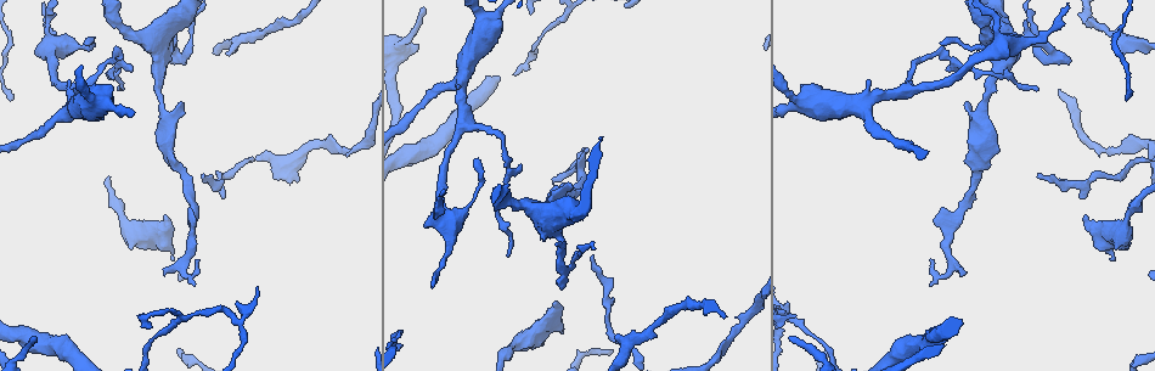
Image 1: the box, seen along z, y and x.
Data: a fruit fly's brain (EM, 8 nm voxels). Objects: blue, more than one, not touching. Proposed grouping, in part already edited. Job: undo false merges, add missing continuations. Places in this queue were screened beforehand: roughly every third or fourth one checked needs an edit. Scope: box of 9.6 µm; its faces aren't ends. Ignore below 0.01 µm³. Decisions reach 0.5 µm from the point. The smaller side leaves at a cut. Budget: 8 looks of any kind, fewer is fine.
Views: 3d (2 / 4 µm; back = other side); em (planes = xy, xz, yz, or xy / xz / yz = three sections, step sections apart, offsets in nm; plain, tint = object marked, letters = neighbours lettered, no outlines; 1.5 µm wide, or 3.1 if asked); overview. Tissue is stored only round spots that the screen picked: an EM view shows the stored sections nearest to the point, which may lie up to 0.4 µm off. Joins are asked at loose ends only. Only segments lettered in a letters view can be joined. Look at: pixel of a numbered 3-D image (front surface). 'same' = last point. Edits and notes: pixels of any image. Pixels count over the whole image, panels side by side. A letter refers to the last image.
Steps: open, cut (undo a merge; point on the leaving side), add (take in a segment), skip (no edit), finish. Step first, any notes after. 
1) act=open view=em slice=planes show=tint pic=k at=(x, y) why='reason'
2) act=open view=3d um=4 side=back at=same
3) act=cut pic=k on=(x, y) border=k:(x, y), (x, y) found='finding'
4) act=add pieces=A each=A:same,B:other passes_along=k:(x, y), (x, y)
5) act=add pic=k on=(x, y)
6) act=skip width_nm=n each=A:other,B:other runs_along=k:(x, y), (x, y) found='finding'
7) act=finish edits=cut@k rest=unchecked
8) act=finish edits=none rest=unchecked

act=open view=em slice=planes show=tint pic=1 at=(936, 219) why='an open end'

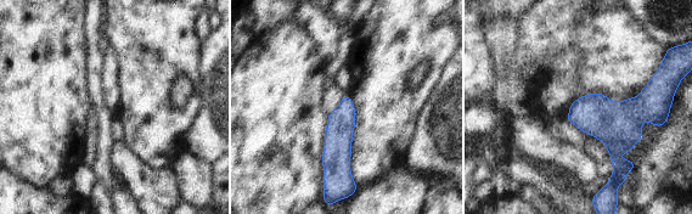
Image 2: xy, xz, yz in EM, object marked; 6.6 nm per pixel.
act=open view=em slice=planes show=letters at=same

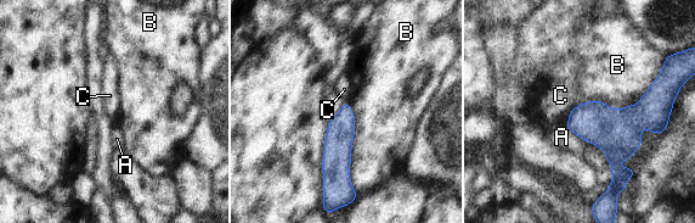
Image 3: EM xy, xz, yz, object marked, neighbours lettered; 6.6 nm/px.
act=skip each=A:other,B:other,C:other found='none of them fits'

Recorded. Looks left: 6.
act=open view=em slice=planes show=letters pic=1 at=(564, 285) why='branch stops here'

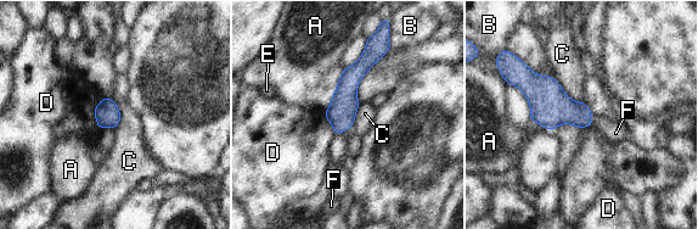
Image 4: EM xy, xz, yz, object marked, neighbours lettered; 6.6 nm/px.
act=add pieces=F each=A:other,B:other,C:other,D:other,E:other,F:same passes_along=4:(344, 104), (345, 129), (347, 134) found='it goes on there'

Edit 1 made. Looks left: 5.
act=finish edits=add@4 rest=unchecked

